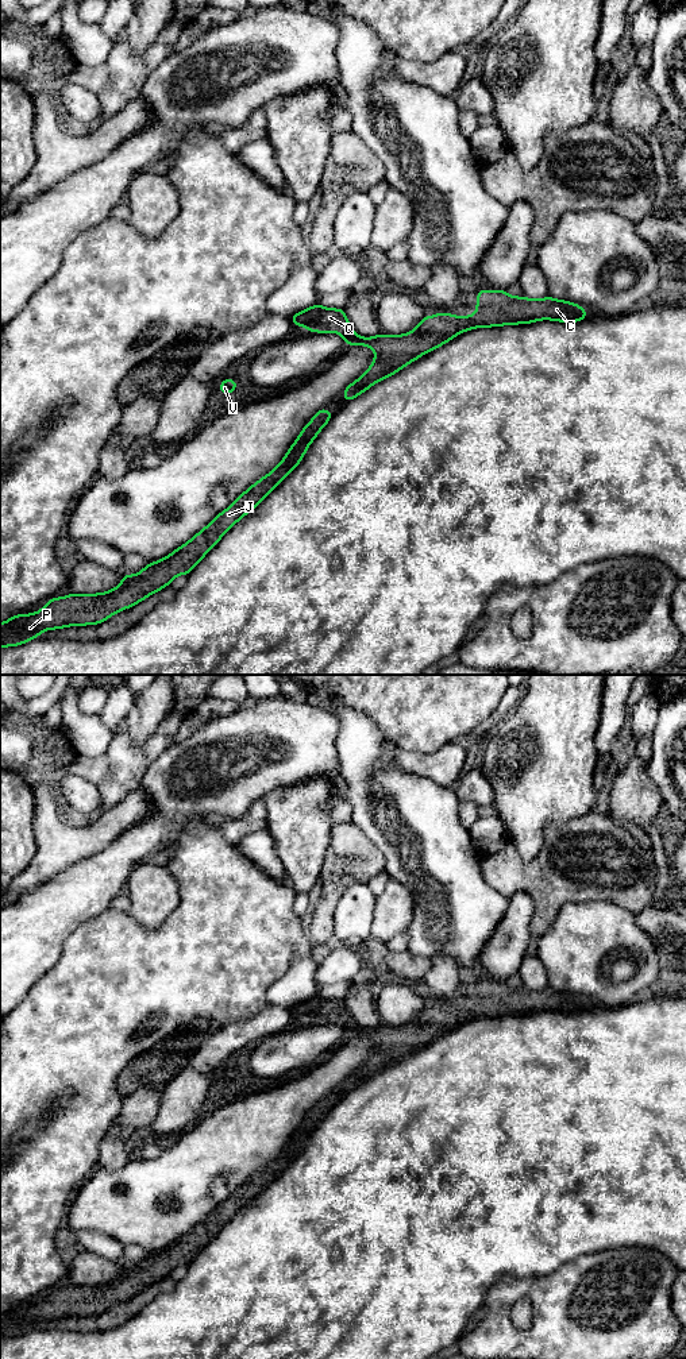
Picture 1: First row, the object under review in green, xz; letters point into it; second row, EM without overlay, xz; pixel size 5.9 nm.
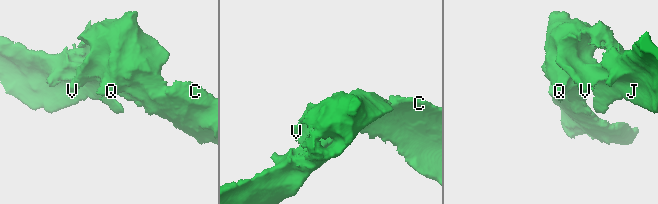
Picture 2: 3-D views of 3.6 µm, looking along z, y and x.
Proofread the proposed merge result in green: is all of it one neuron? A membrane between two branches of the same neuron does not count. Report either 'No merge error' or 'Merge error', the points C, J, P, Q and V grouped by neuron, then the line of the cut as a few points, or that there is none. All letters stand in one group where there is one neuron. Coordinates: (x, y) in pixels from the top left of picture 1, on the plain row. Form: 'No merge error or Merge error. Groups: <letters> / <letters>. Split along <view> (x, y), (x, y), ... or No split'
No merge error. Groups: C J P Q V. No split

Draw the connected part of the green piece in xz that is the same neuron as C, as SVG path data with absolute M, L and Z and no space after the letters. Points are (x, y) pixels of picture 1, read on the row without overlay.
M479 980L474 1005L462 1008L440 1003L435 1007L424 1007L413 1022L397 1027L379 1024L374 1028L362 1028L354 1023L346 1009L344 999L332 1000L320 995L296 1004L290 1012L305 1018L309 1023L339 1024L346 1035L366 1036L375 1043L369 1061L343 1081L344 1092L348 1093L377 1073L397 1065L428 1042L439 1039L469 1020L529 1015L539 1011L577 1014L585 1009L587 1009L586 1000L570 992L550 987L531 991L525 987L509 987L506 981Z

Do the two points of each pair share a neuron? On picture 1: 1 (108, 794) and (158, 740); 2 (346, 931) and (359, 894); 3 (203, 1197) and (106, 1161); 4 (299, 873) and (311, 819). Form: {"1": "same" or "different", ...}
{"1": "same", "2": "same", "3": "different", "4": "same"}

